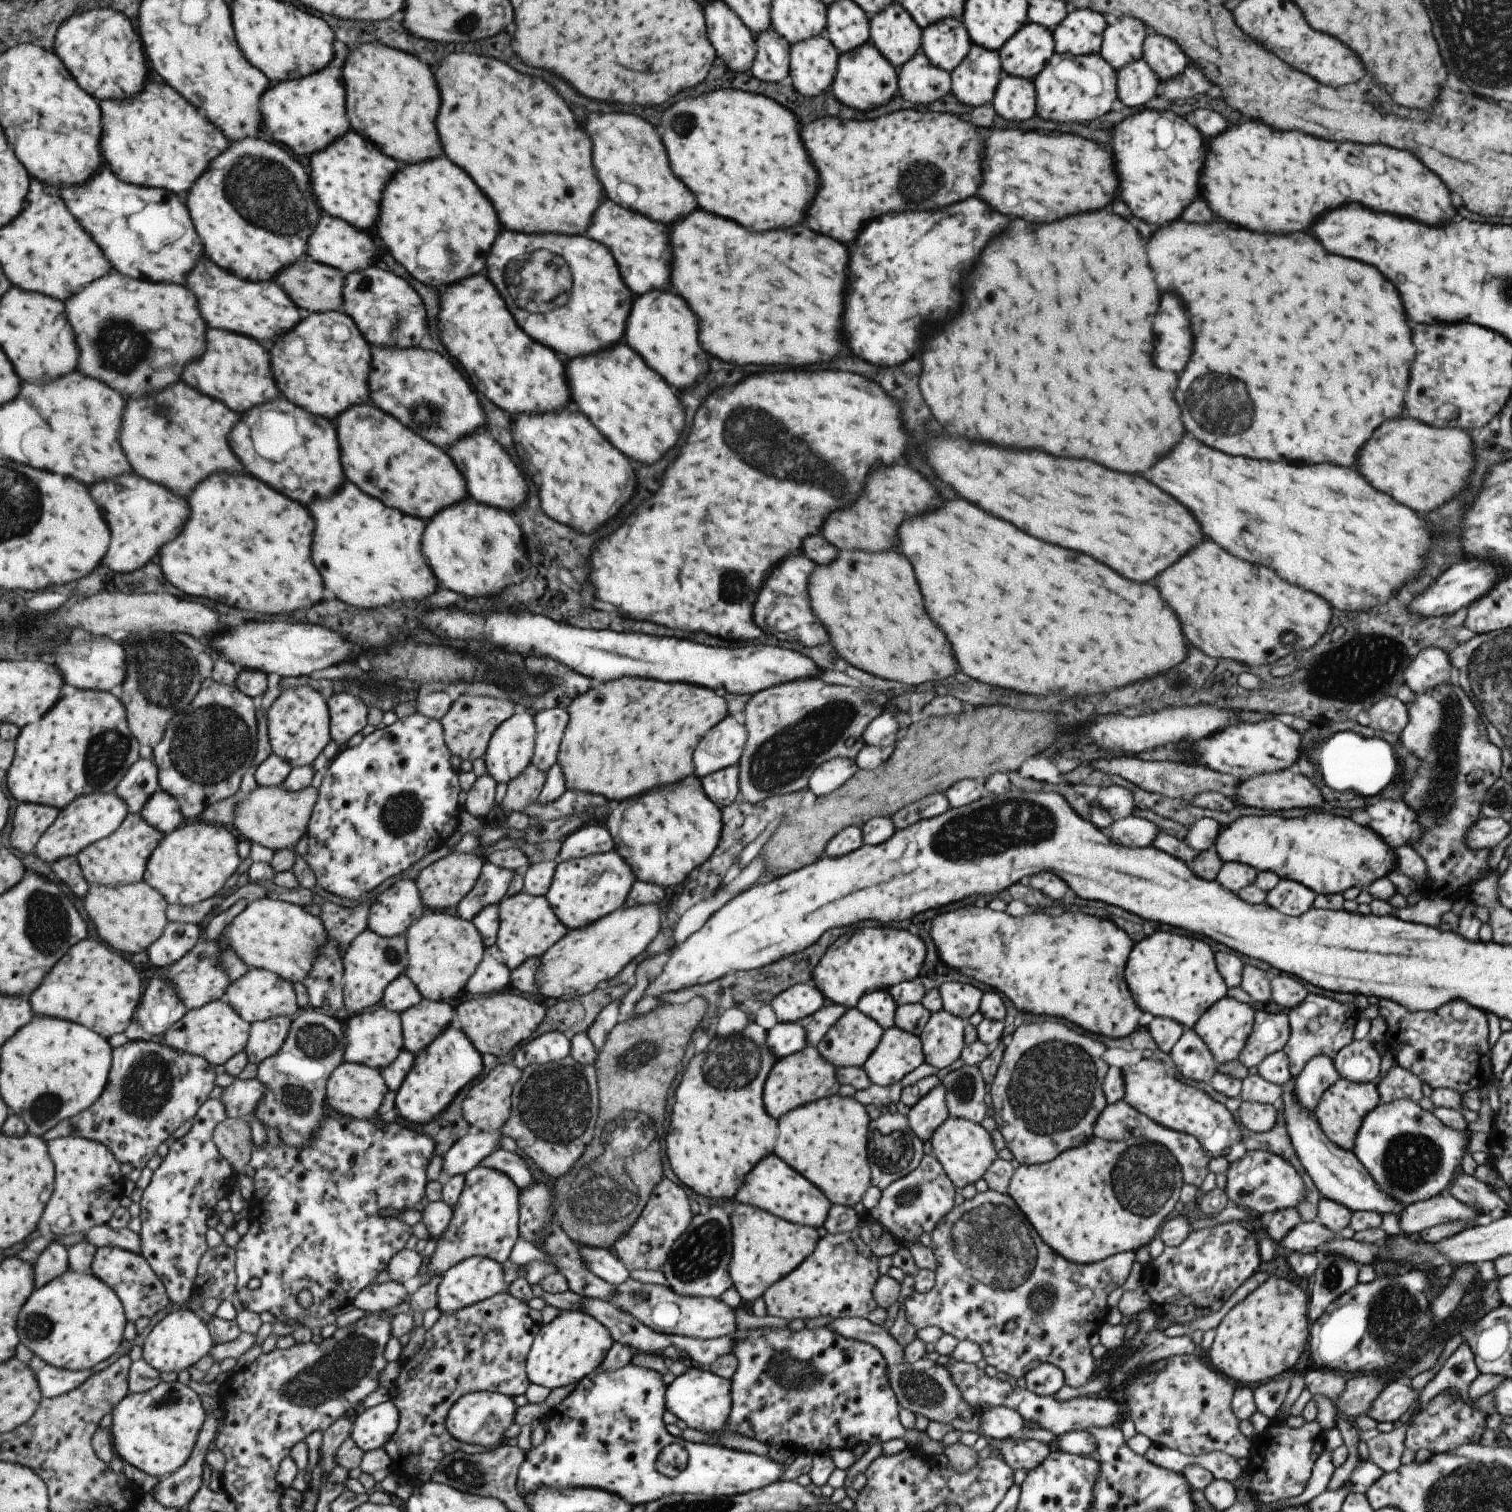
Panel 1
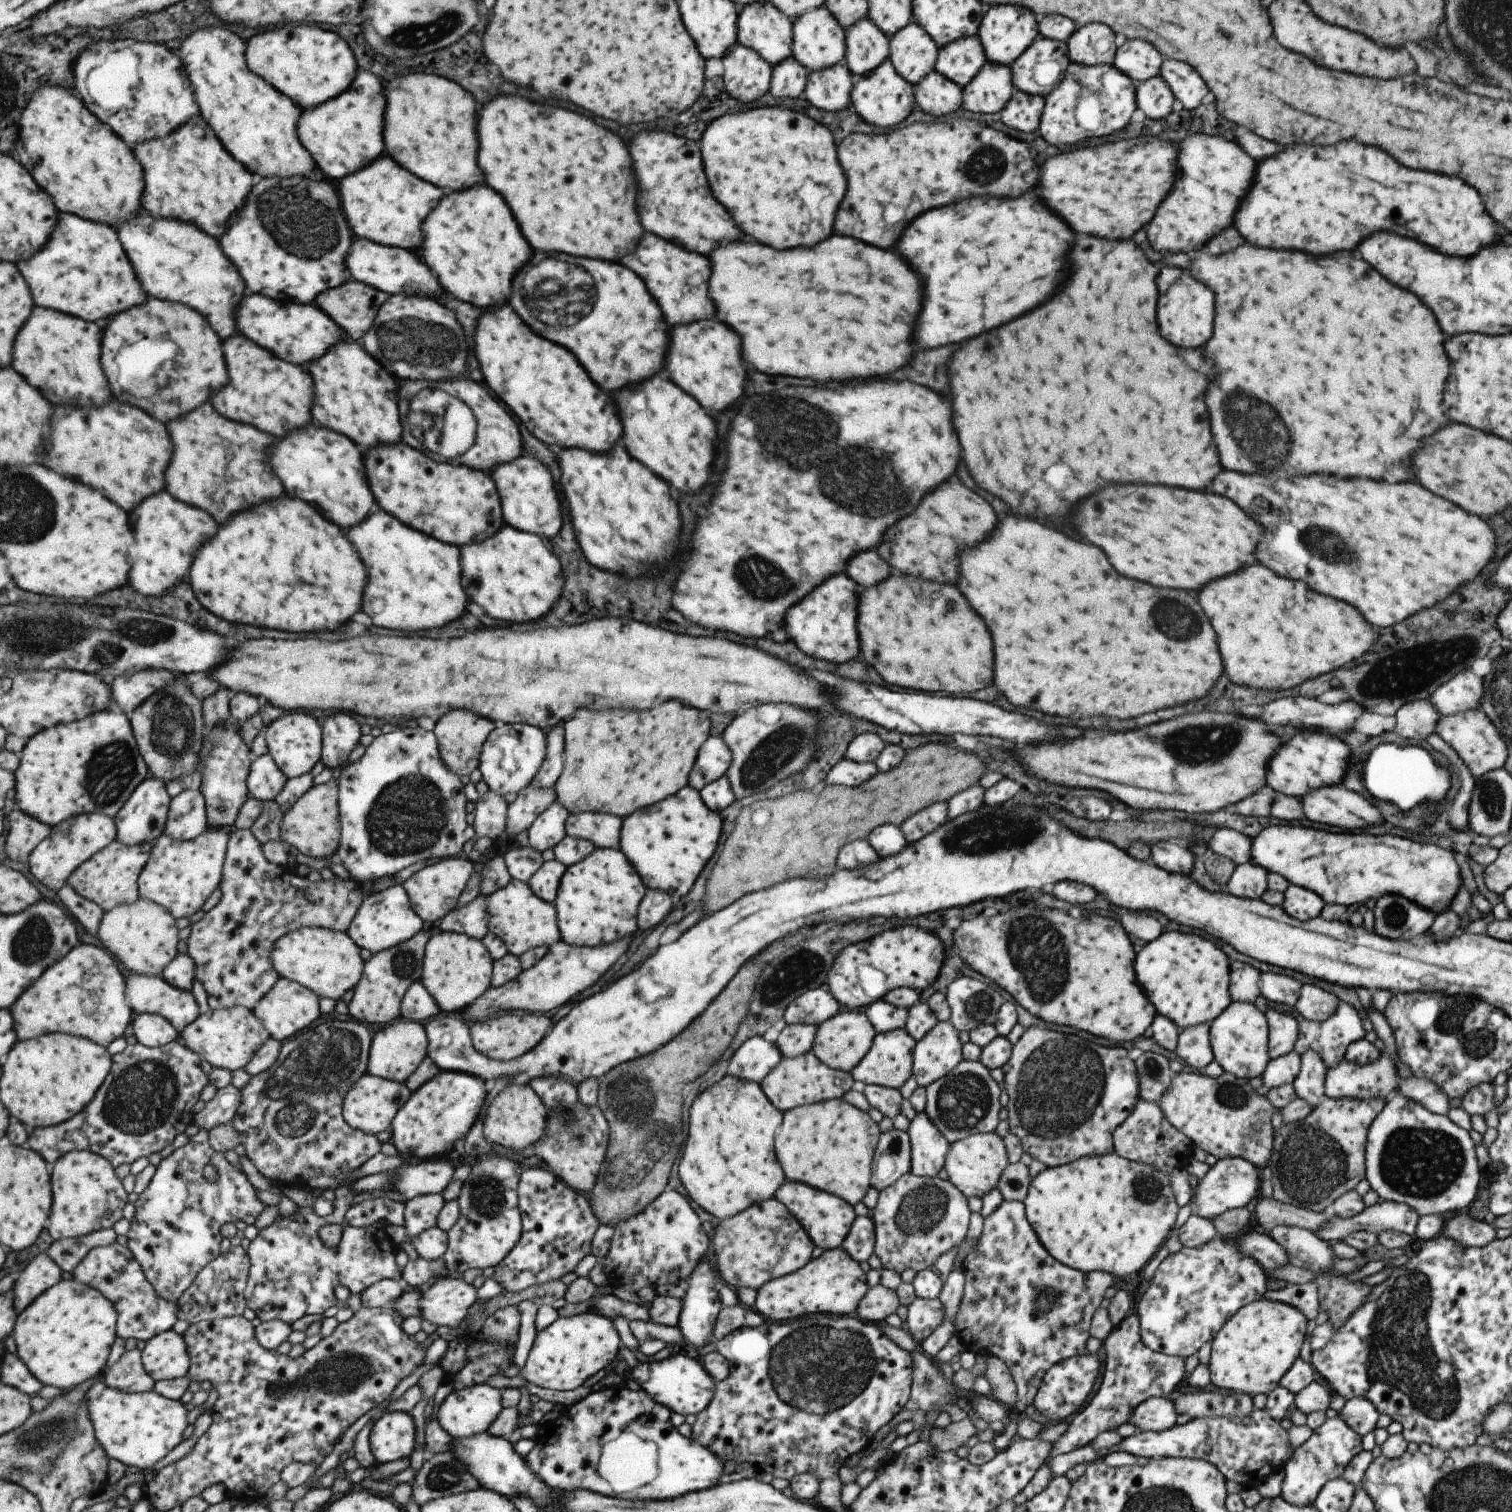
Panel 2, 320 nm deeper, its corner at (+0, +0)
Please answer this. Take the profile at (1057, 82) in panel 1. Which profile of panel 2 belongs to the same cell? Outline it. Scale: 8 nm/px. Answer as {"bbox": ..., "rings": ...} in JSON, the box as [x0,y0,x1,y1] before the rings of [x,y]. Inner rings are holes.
{"bbox":[1037,63,1136,146],"rings":[[[1069,63],[1061,80],[1053,90],[1044,96],[1044,107],[1037,127],[1037,134],[1053,146],[1073,146],[1079,142],[1093,142],[1093,138],[1103,138],[1127,126],[1131,112],[1136,108],[1136,82],[1111,65],[1080,65]]]}

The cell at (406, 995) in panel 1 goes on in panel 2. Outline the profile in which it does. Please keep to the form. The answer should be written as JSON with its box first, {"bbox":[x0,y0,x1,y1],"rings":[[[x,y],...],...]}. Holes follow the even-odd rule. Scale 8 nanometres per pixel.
{"bbox":[402,982,443,1022],"rings":[[[416,982],[404,998],[402,1004],[403,1019],[425,1022],[437,1014],[443,1013],[439,1003],[430,990],[421,982]]]}

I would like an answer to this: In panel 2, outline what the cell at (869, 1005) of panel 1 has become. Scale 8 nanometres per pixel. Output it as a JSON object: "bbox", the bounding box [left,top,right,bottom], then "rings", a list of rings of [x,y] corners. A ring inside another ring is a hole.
{"bbox":[863,999,908,1033],"rings":[[[883,999],[868,1004],[863,1011],[876,1033],[903,1029],[908,1013],[908,1009],[893,1006],[892,1004],[883,1002]]]}

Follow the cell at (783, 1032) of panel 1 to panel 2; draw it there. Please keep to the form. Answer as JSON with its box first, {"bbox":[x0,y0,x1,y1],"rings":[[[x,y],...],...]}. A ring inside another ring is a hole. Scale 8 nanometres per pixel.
{"bbox":[725,1036,782,1083],"rings":[[[762,1036],[748,1038],[729,1056],[730,1062],[725,1075],[758,1083],[782,1059],[774,1043],[765,1042]]]}

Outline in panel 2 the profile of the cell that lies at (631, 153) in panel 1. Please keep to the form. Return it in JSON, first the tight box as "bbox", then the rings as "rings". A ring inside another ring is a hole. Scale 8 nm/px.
{"bbox":[629,132,743,256],"rings":[[[639,132],[631,138],[629,156],[637,176],[637,194],[641,194],[637,212],[643,230],[703,256],[717,248],[719,242],[737,242],[743,238],[725,208],[711,196],[695,142],[665,132],[661,138],[659,134]]]}

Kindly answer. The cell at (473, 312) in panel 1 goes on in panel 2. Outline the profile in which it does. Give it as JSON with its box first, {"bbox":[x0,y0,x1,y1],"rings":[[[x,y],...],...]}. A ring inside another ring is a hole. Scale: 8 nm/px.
{"bbox":[475,304,621,452],"rings":[[[507,304],[501,306],[501,310],[483,312],[479,318],[475,328],[475,354],[489,390],[493,390],[497,398],[501,398],[501,402],[514,415],[517,414],[529,434],[539,438],[545,446],[607,452],[617,442],[617,438],[621,438],[621,422],[617,418],[613,400],[587,378],[585,370],[577,364],[573,354],[561,346],[555,346],[553,342],[535,336]]]}

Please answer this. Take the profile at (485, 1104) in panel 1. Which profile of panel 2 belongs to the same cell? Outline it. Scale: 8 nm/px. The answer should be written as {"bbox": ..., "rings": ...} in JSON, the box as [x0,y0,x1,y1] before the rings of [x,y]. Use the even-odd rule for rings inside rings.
{"bbox":[481,1084,546,1152],"rings":[[[509,1084],[492,1100],[485,1118],[481,1119],[482,1133],[488,1143],[499,1144],[515,1152],[529,1144],[533,1145],[542,1136],[546,1116],[544,1104],[528,1084]]]}

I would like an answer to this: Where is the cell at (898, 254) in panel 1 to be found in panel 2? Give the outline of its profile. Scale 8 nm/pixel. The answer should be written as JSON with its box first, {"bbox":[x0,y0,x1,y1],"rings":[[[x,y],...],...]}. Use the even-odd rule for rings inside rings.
{"bbox":[897,190,1073,348],"rings":[[[1031,190],[1017,198],[1001,198],[1001,202],[983,196],[927,210],[905,228],[901,242],[897,242],[901,256],[925,278],[925,298],[919,314],[921,324],[913,334],[915,342],[923,348],[957,344],[1029,312],[1057,292],[1065,277],[1065,258],[1072,243],[1073,232],[1067,224],[1049,212]]]}

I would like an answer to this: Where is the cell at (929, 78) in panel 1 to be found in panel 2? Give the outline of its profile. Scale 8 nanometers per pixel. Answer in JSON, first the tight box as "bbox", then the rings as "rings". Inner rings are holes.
{"bbox":[912,71,962,116],"rings":[[[937,71],[928,72],[916,85],[912,85],[915,108],[931,116],[945,116],[961,106],[962,88]]]}

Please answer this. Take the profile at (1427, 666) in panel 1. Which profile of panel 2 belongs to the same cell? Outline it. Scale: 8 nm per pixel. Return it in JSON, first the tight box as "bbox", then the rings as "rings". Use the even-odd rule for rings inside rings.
{"bbox":[1428,670,1483,716],"rings":[[[1470,670],[1460,672],[1445,684],[1438,686],[1428,698],[1437,714],[1441,716],[1474,711],[1479,708],[1483,696],[1481,678]]]}

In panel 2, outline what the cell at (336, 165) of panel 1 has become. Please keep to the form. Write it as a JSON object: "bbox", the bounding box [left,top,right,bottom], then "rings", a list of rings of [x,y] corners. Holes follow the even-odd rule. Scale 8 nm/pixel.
{"bbox":[341,158,443,250],"rings":[[[379,158],[373,166],[369,166],[369,170],[361,169],[361,174],[353,174],[353,178],[345,178],[345,182],[341,182],[345,214],[349,214],[347,217],[354,232],[361,238],[407,250],[415,250],[423,244],[421,226],[439,206],[443,196],[443,188],[435,188],[433,184],[417,178],[391,158]]]}

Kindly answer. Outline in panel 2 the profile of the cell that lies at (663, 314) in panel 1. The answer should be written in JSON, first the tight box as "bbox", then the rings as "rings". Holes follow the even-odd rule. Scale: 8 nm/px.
{"bbox":[665,320,745,412],"rings":[[[717,320],[673,328],[665,370],[673,384],[691,394],[705,410],[713,412],[727,410],[745,388],[745,368],[739,362],[739,336]]]}

